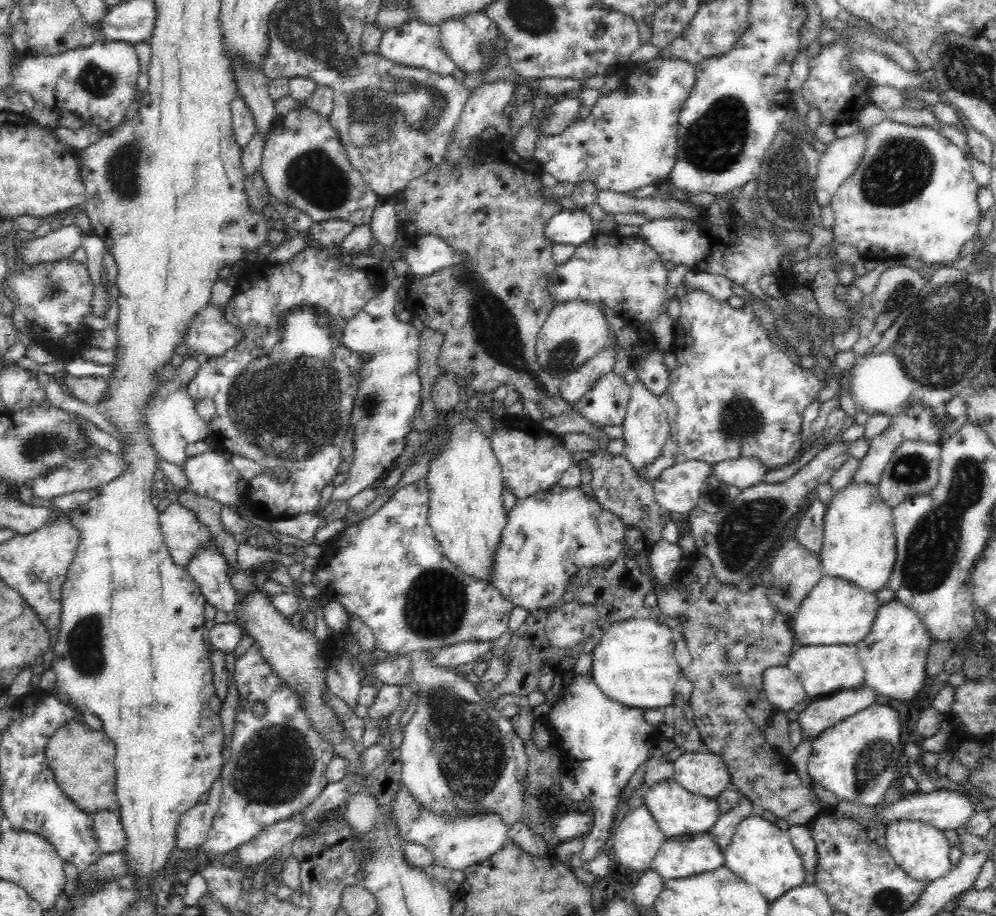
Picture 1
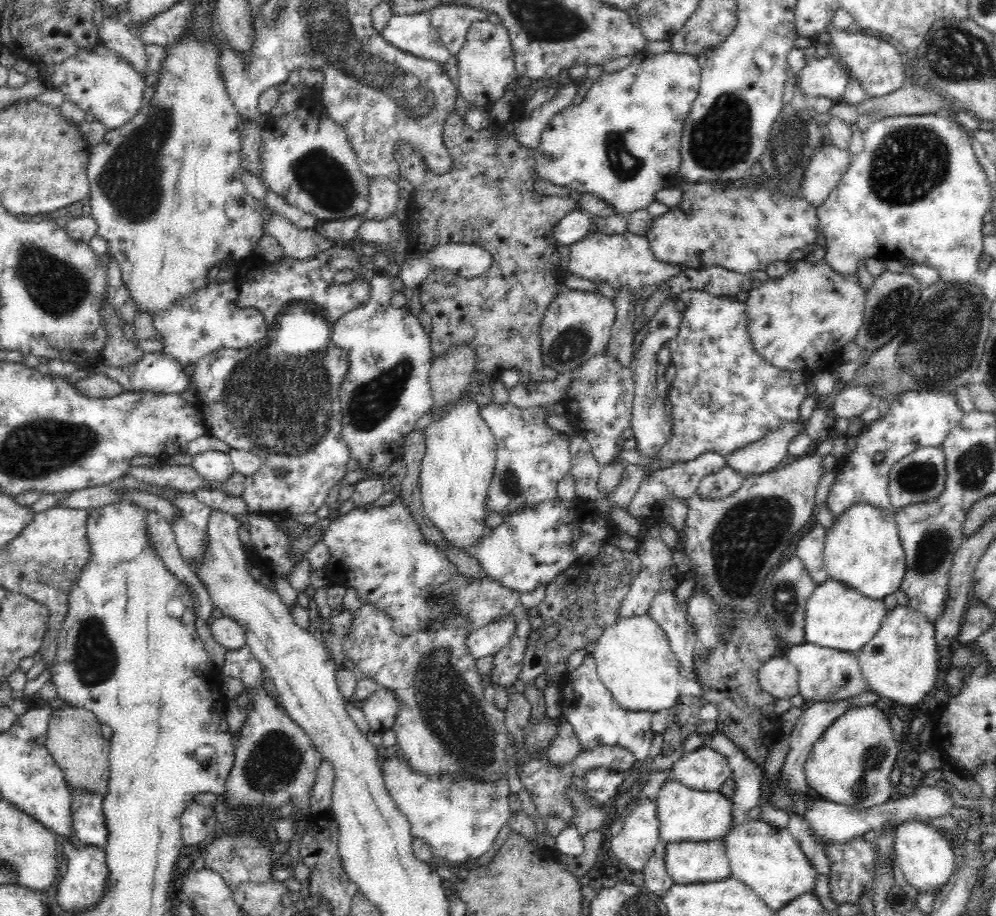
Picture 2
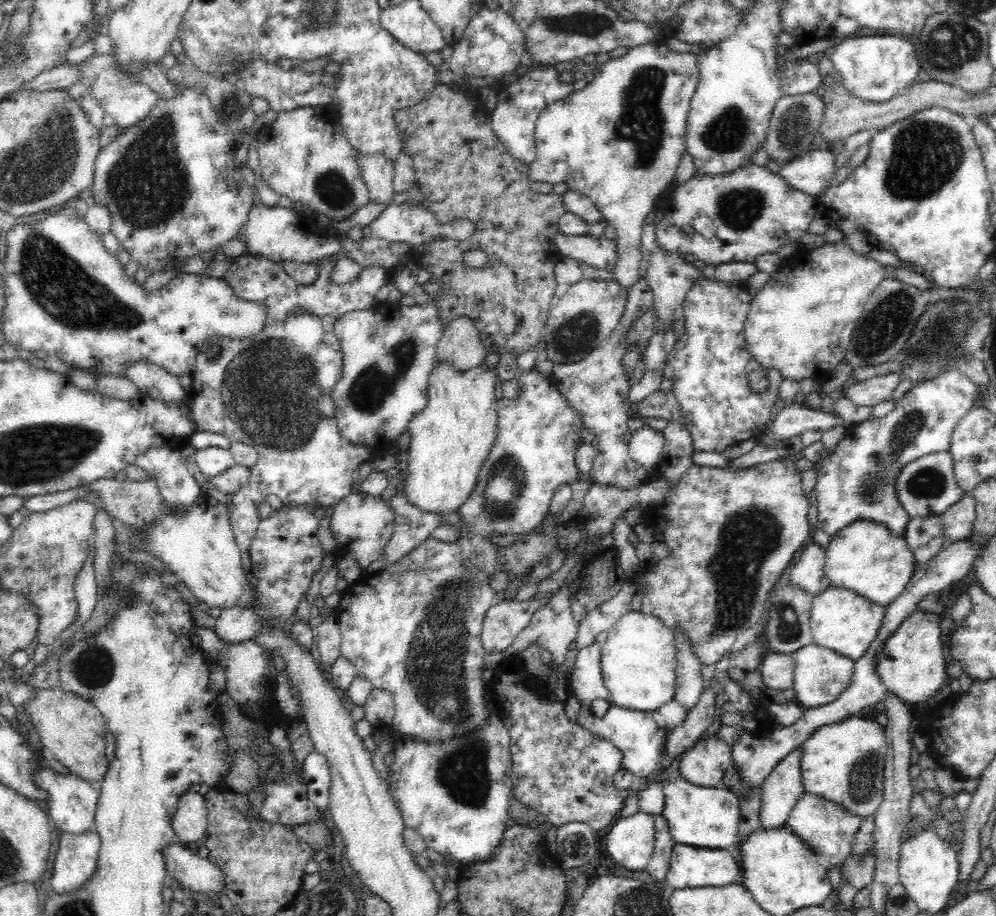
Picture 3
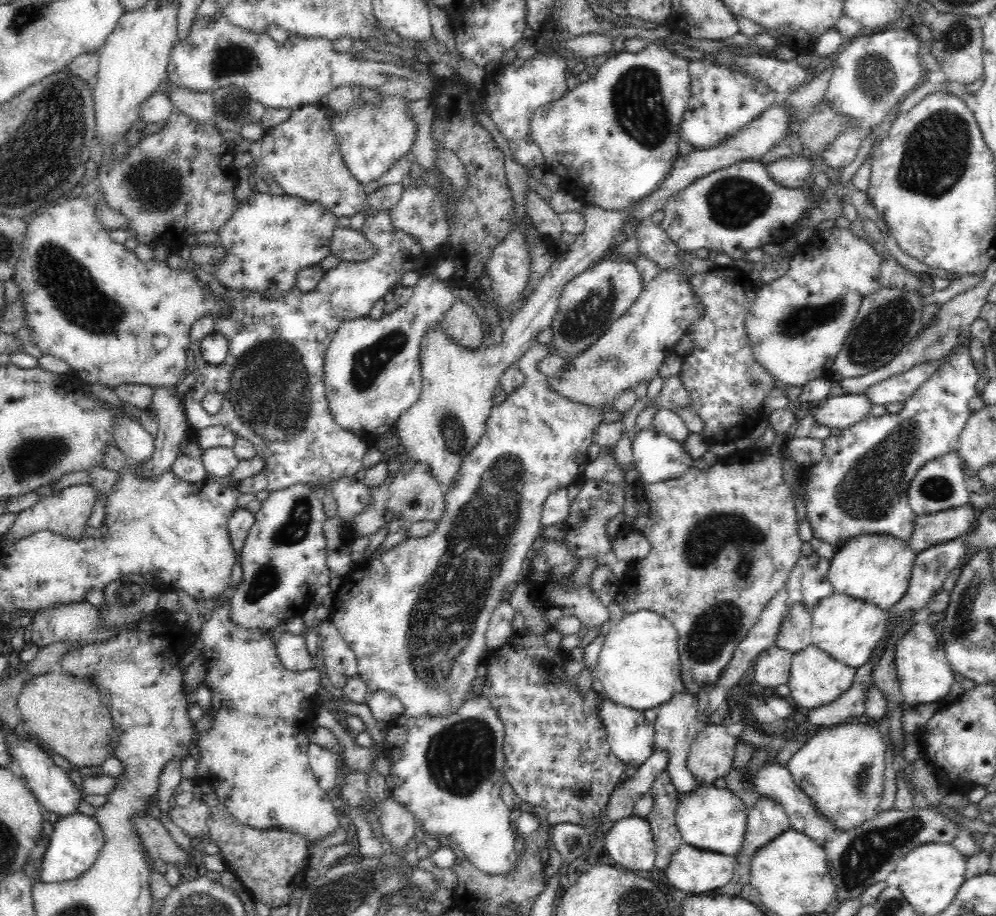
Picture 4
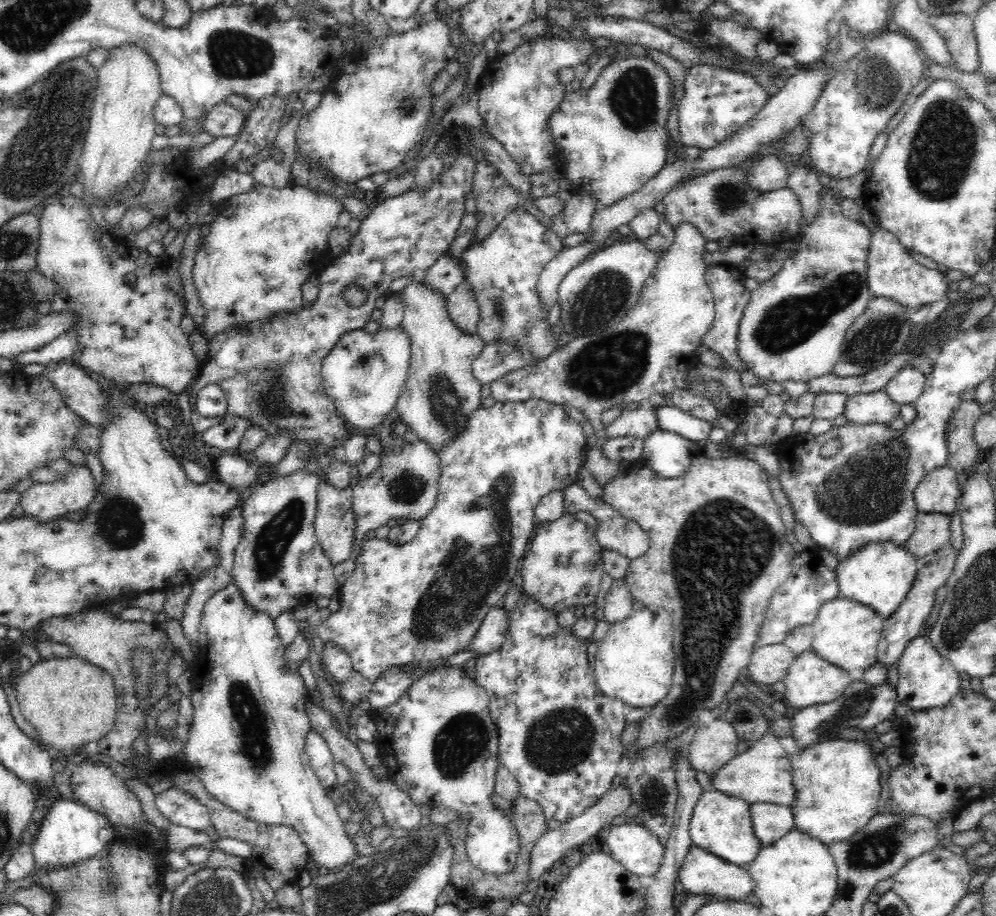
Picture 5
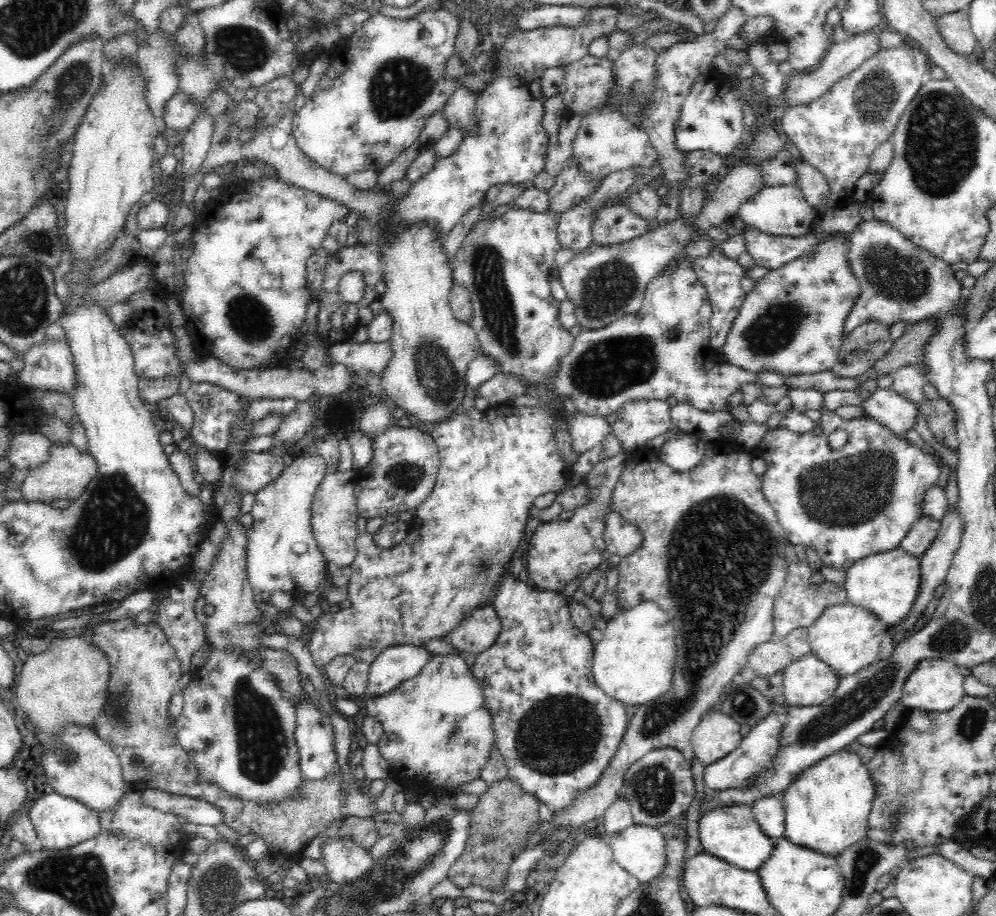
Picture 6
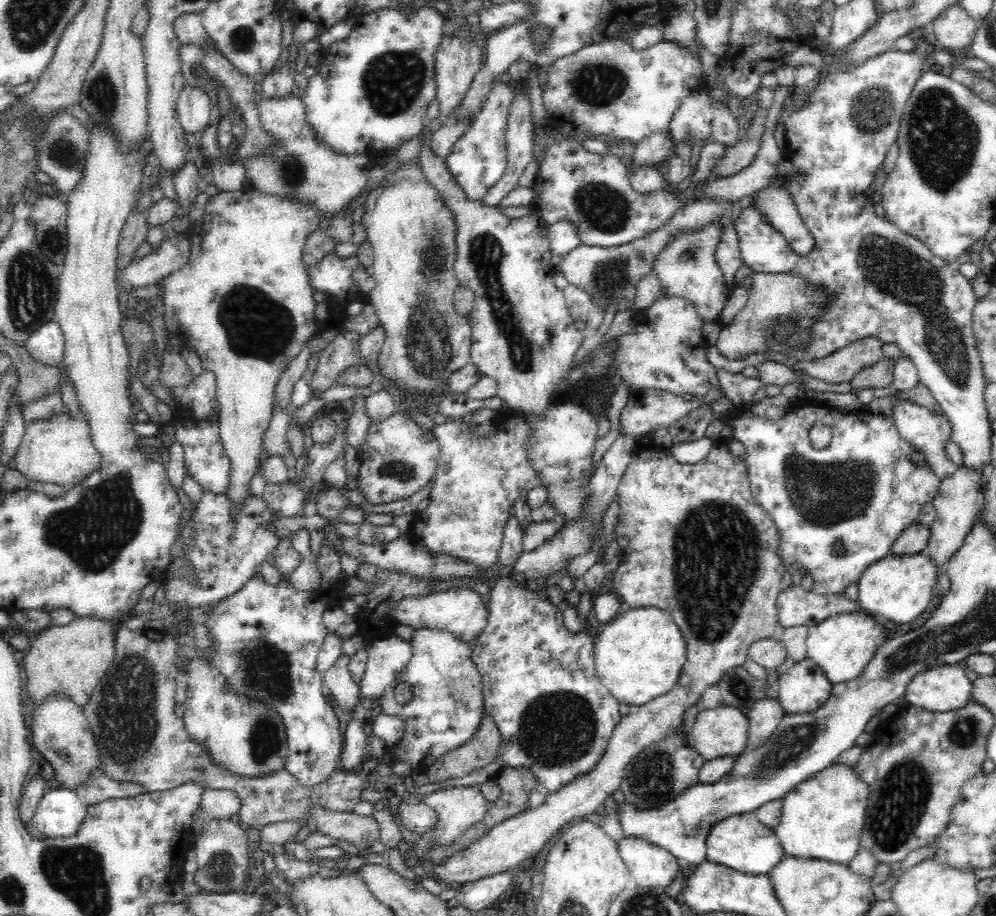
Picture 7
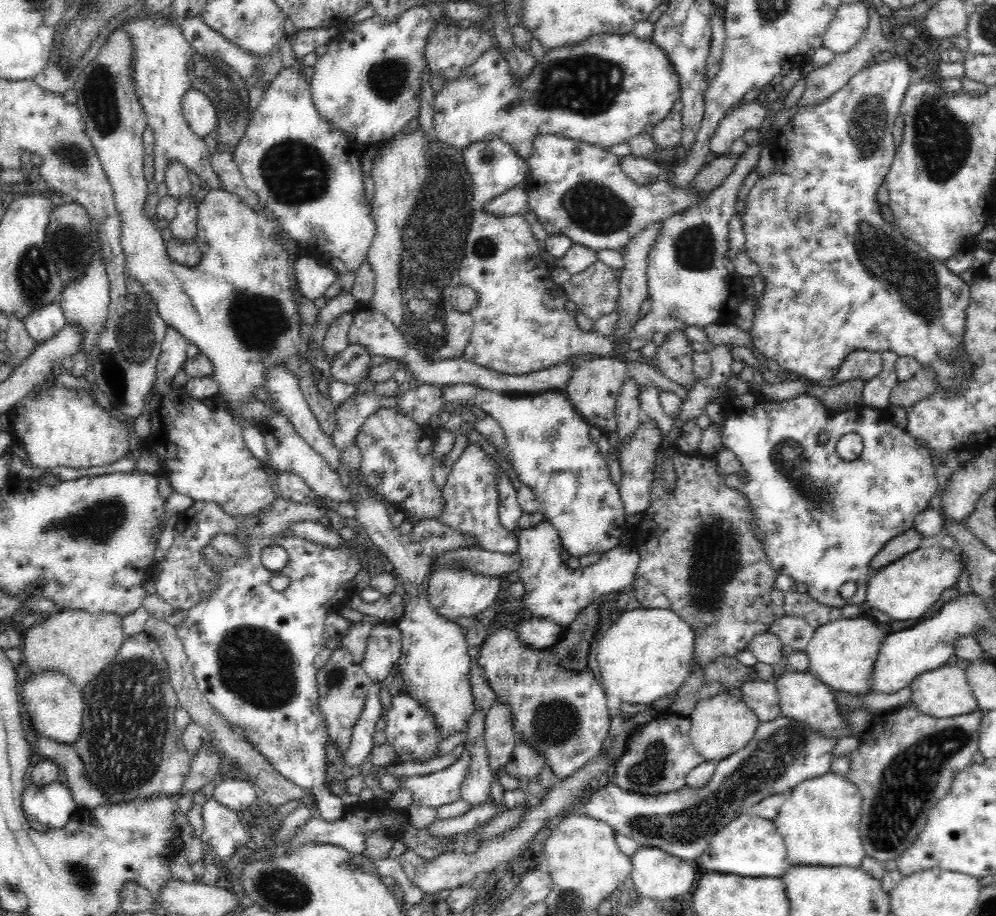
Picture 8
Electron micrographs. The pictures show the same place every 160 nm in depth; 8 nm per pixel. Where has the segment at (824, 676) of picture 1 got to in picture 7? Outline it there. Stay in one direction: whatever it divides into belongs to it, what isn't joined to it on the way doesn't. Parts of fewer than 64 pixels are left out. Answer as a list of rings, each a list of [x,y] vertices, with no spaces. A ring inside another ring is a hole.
[[[806,658],[779,675],[779,703],[786,713],[814,712],[830,698],[833,684],[820,666]]]

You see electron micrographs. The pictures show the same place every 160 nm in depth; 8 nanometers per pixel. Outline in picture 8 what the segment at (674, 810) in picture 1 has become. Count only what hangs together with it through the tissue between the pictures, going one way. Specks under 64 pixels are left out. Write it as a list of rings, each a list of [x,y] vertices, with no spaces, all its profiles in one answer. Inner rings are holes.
[[[746,812],[728,822],[716,832],[708,844],[708,848],[699,858],[698,866],[706,870],[738,874],[738,876],[760,878],[780,877],[791,866],[786,856],[786,847],[774,822],[761,816]]]

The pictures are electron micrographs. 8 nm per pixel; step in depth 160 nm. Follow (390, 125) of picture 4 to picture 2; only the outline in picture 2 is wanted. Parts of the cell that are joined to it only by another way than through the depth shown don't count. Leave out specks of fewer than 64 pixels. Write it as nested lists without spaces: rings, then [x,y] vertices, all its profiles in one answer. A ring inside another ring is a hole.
[[[376,178],[370,181],[369,207],[365,217],[374,221],[383,221],[396,212],[399,200],[397,182],[386,178]]]

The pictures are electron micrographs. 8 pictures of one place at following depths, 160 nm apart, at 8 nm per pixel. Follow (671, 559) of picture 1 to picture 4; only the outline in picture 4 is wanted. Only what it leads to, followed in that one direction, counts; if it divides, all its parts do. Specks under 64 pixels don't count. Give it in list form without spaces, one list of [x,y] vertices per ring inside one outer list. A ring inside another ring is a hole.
[[[682,686],[680,692],[676,692],[668,702],[660,705],[660,712],[657,714],[657,719],[654,723],[654,746],[656,749],[663,748],[668,752],[669,761],[666,771],[671,777],[671,783],[675,786],[677,792],[690,792],[690,790],[694,790],[697,787],[692,773],[686,767],[686,758],[691,744],[699,731],[705,727],[705,724],[698,722],[697,708],[697,696],[687,692],[685,686]]]

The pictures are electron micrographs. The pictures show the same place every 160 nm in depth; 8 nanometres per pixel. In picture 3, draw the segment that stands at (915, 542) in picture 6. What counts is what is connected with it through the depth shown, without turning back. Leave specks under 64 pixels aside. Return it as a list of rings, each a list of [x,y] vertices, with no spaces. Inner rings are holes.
[[[972,494],[964,495],[953,504],[944,514],[941,514],[942,527],[948,543],[962,541],[971,536],[976,519],[976,499]]]

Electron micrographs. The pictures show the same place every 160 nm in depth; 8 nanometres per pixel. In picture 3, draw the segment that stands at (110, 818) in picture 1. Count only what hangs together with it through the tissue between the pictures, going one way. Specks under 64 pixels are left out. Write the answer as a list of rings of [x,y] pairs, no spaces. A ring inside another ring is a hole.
[[[42,766],[35,778],[38,788],[48,793],[48,812],[54,826],[62,832],[82,834],[96,831],[95,812],[98,805],[100,791],[97,785],[86,782],[74,775],[54,772],[47,766]]]

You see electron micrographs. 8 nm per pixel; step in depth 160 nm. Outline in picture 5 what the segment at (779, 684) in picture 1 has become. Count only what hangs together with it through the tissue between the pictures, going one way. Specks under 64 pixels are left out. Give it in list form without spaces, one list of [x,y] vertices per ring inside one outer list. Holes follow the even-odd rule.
[[[784,643],[754,649],[749,662],[753,681],[773,685],[784,680],[796,657]]]

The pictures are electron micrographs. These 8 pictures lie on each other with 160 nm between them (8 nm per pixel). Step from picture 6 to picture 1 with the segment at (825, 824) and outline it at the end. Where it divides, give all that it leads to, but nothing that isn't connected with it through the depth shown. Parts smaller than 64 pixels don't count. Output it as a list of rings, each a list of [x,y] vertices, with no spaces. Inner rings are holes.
[[[873,704],[837,722],[834,726],[823,730],[813,742],[813,753],[807,762],[808,776],[820,783],[822,788],[836,794],[838,801],[847,801],[853,804],[862,804],[876,808],[883,800],[888,787],[896,785],[896,763],[904,752],[901,738],[902,723],[898,712],[894,708]]]

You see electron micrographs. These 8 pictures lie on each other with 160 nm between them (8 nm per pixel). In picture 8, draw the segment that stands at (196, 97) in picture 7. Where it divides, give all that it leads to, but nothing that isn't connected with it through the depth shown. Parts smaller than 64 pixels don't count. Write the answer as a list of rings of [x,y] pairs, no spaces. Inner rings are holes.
[[[195,89],[186,91],[181,103],[183,118],[194,134],[211,139],[217,124],[217,113],[209,98]]]

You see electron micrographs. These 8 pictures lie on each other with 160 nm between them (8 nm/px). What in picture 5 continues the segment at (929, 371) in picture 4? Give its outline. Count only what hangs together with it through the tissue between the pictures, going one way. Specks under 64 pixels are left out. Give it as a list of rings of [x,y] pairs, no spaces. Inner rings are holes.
[[[910,366],[898,371],[886,384],[884,391],[897,405],[913,404],[922,394],[925,374]]]

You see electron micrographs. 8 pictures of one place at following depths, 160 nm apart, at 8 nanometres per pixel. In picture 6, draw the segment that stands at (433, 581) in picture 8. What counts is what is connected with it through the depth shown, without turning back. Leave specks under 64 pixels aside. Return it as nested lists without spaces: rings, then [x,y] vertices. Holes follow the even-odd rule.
[[[491,603],[473,610],[445,640],[461,653],[480,655],[486,652],[501,631],[500,617]]]

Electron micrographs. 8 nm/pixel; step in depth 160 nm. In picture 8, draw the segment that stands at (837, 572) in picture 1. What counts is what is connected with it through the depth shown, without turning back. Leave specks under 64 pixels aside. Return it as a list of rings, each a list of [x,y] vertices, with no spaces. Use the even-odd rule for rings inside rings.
[[[920,548],[912,553],[902,556],[895,562],[888,563],[882,569],[874,572],[868,580],[864,608],[876,609],[886,615],[889,620],[908,620],[908,618],[922,618],[934,603],[944,593],[946,588],[955,586],[962,570],[961,563],[956,559],[952,550],[944,548]]]

